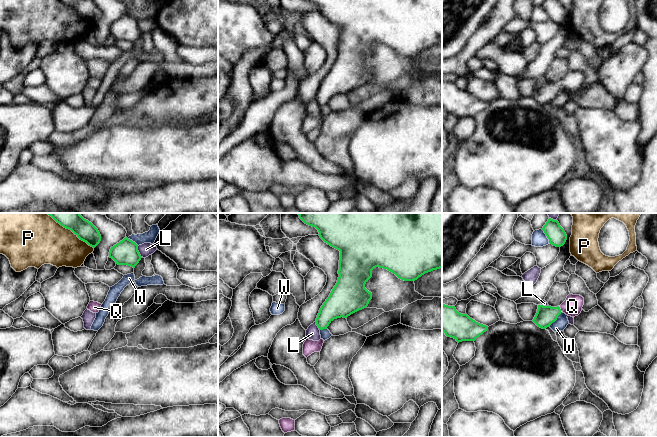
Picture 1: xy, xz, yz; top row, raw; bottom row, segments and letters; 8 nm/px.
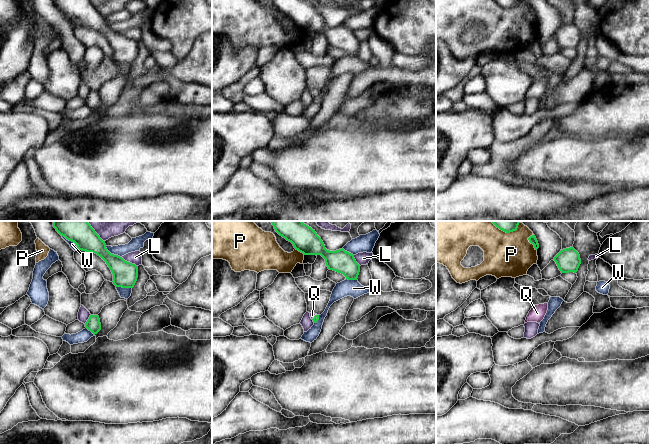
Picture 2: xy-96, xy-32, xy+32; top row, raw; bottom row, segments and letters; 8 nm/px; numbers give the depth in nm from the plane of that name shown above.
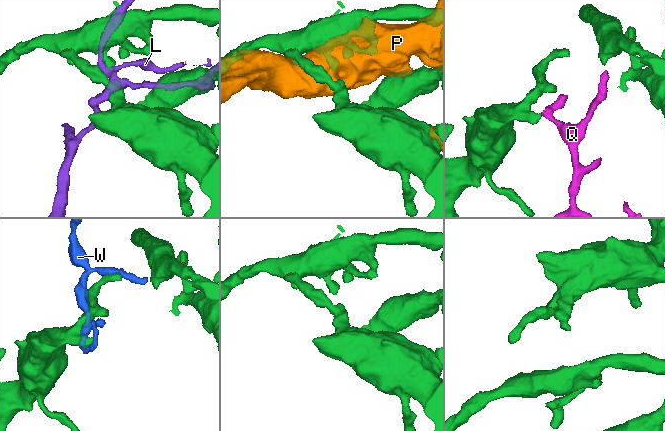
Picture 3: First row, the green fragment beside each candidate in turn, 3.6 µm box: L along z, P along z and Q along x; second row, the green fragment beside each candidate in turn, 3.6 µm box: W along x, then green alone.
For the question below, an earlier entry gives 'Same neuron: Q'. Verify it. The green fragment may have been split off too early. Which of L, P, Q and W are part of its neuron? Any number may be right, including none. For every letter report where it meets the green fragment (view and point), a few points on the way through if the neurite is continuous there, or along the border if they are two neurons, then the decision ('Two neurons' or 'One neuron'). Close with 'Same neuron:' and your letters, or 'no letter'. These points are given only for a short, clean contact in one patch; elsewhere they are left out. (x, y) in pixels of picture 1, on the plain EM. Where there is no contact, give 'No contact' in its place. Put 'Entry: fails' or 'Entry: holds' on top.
Entry: holds
L: Touches green at xy (138, 28). Two neurons
P: Touches green at xy (76, 10). Two neurons
Q: Touches green at yz (560, 85). Path across: yz (546, 91), (560, 85), (572, 82). One neuron
W: Touches green at yz (556, 95). Two neurons
Same neuron: Q

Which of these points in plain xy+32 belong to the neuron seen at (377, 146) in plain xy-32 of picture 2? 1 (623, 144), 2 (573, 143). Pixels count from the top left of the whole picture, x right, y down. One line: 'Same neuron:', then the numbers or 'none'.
Same neuron: 1, 2

